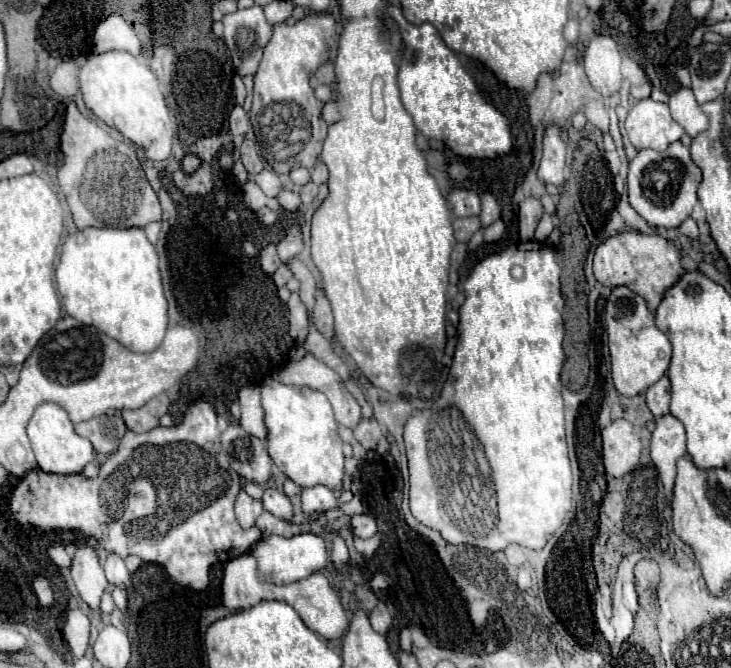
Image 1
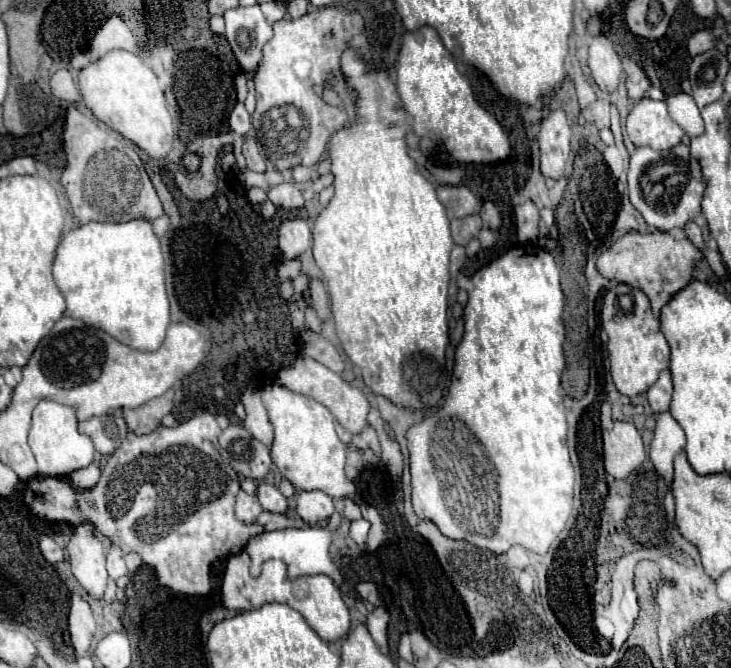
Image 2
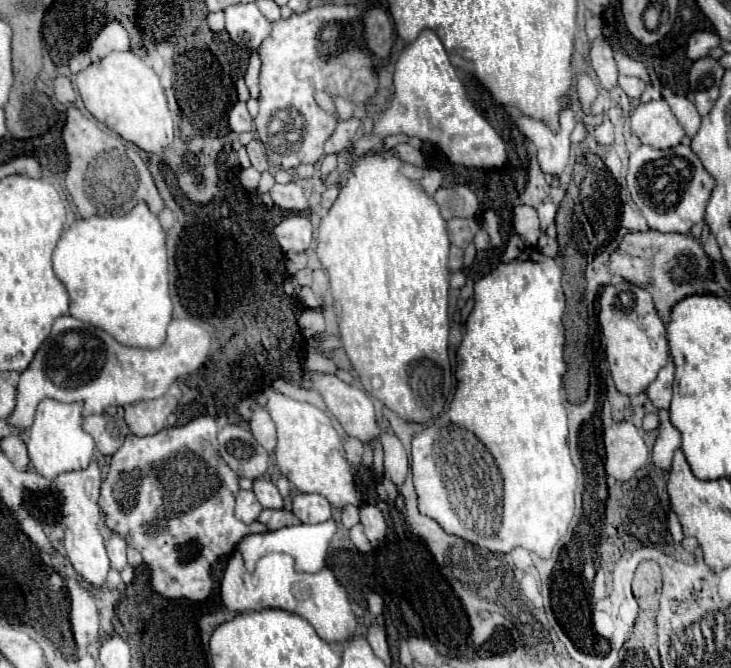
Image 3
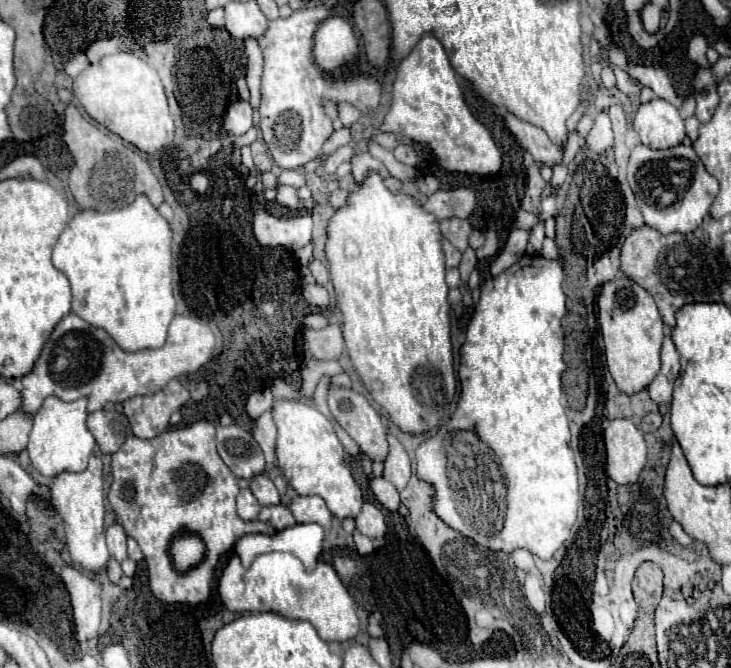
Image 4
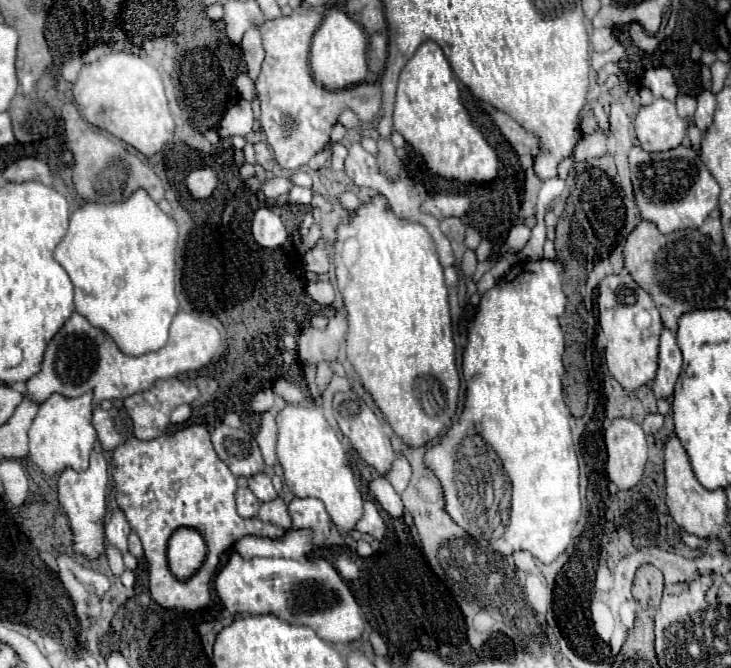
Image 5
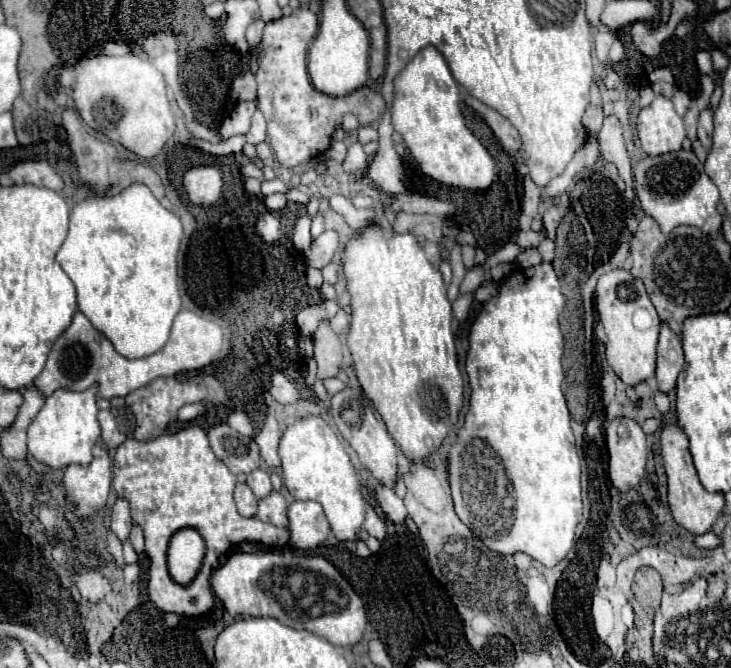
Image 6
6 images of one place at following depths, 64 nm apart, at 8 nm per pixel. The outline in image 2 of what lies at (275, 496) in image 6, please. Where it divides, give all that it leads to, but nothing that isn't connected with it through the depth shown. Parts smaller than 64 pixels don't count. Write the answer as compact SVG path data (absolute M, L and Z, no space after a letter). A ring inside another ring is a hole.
M262 512L258 516L258 524L262 524L266 530L284 530L284 528L306 528L306 526L324 526L324 522L316 522L316 524L304 524L302 520L296 518L288 518L286 514L274 514L274 512Z

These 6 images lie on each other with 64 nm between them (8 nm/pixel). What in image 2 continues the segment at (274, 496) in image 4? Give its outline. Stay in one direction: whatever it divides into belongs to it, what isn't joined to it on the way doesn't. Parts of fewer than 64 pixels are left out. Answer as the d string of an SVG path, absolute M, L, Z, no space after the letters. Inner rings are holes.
M260 482L260 484L258 484L258 500L260 500L262 508L268 510L268 512L286 514L286 510L288 510L286 498L280 494L280 490L278 490L274 484Z

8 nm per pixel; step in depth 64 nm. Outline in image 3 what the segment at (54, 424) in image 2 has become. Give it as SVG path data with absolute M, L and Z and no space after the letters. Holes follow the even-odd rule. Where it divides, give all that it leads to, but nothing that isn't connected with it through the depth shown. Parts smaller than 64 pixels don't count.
M42 400L34 414L34 424L28 430L28 452L34 470L42 474L48 482L52 482L56 476L64 472L88 468L94 456L94 440L90 434L82 430L82 404Z

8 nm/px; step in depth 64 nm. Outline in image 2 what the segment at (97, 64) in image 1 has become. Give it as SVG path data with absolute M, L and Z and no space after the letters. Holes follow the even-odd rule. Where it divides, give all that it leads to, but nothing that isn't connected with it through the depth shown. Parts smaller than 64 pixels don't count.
M112 50L100 60L82 68L78 82L84 104L98 120L108 124L108 128L132 140L152 158L160 160L170 152L174 124L166 108L166 96L158 86L156 74L136 54L126 50Z

